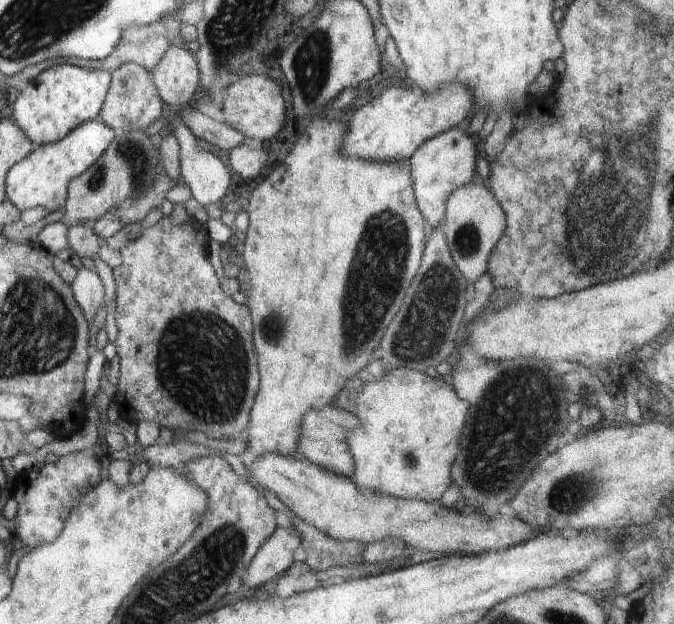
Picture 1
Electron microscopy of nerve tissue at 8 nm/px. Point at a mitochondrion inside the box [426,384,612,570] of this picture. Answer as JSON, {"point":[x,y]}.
{"point":[576,491]}

